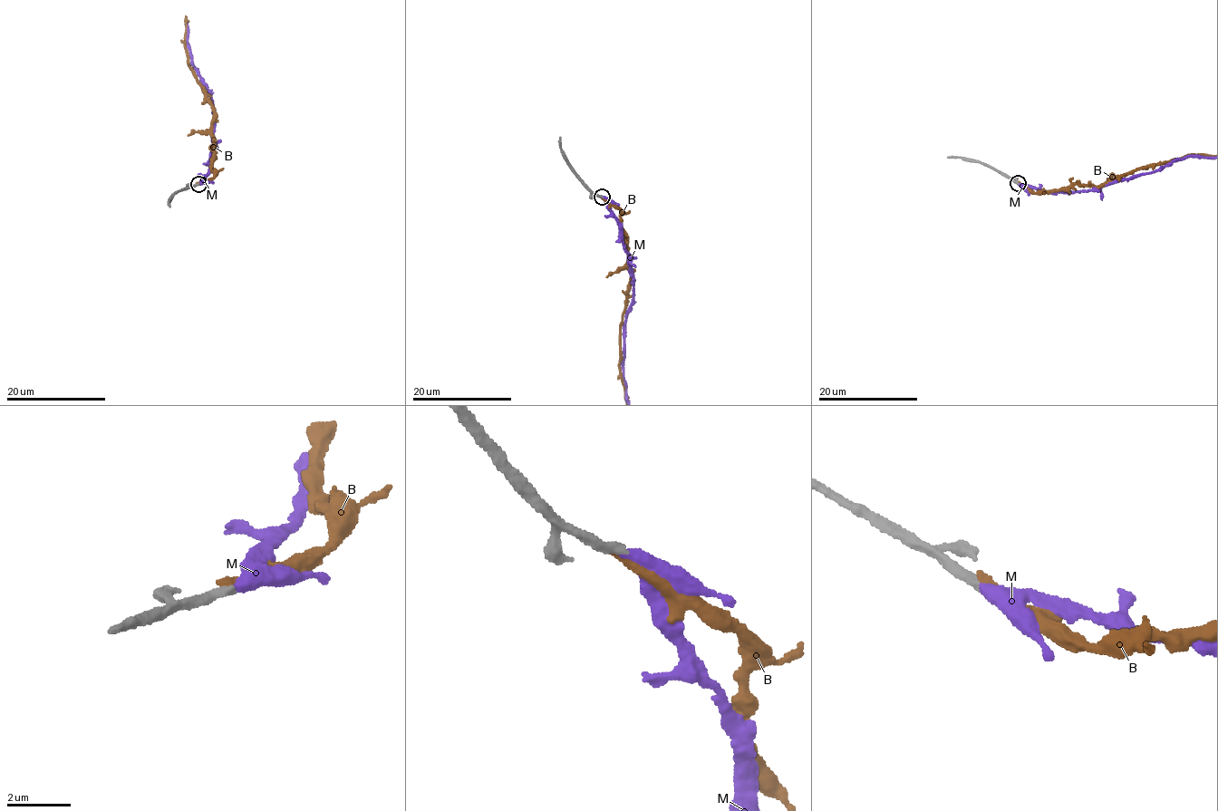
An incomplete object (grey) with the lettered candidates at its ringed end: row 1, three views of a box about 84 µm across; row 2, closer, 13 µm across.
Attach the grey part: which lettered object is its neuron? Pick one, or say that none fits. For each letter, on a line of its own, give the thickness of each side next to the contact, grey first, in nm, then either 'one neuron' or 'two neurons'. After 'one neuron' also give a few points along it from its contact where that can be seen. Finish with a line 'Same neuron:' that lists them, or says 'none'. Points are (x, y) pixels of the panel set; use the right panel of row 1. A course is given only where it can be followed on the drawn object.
B: 320/280 nm | two neurons
M: 280/360 nm | one neuron
Same neuron: M

